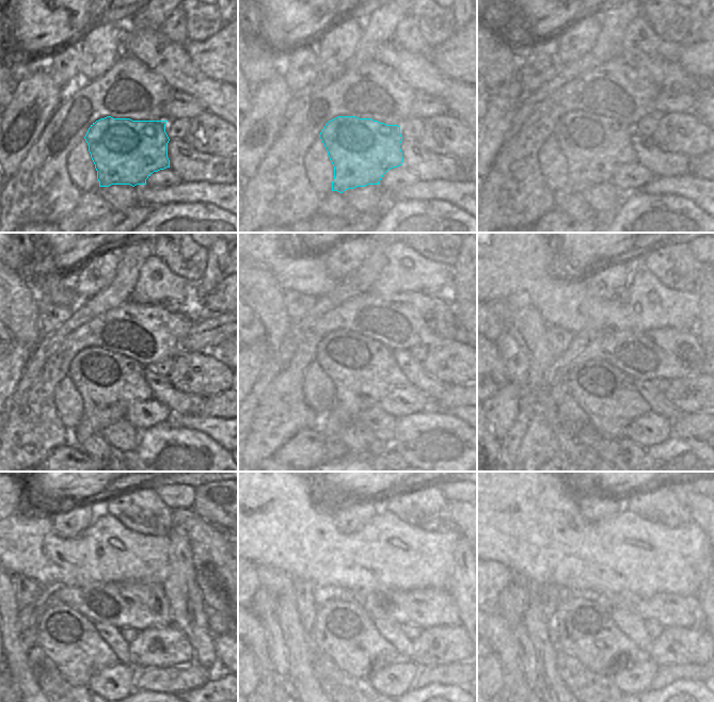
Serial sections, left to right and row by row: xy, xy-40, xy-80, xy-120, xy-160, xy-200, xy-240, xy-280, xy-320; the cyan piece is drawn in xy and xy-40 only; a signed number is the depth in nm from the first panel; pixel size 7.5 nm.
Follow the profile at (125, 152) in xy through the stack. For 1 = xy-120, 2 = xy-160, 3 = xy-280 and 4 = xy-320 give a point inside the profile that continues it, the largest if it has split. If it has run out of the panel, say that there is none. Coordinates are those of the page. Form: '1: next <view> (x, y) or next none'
1: next xy-120 (109, 383)
2: next xy-160 (348, 383)
3: next xy-280 (340, 625)
4: next xy-320 (580, 624)

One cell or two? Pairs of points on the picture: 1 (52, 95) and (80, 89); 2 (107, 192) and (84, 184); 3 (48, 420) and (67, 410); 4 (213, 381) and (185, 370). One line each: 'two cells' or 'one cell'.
1: two cells
2: two cells
3: two cells
4: one cell

